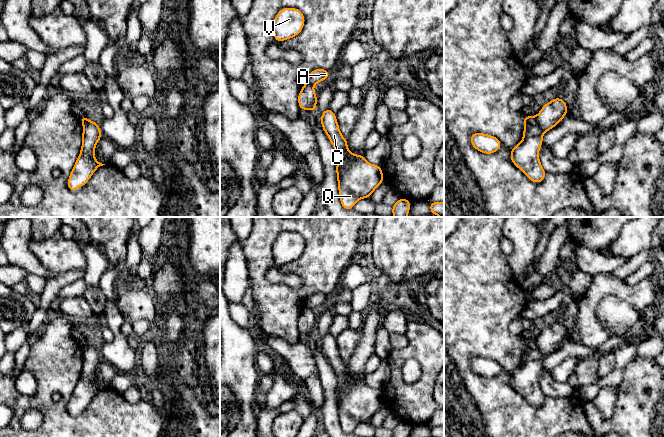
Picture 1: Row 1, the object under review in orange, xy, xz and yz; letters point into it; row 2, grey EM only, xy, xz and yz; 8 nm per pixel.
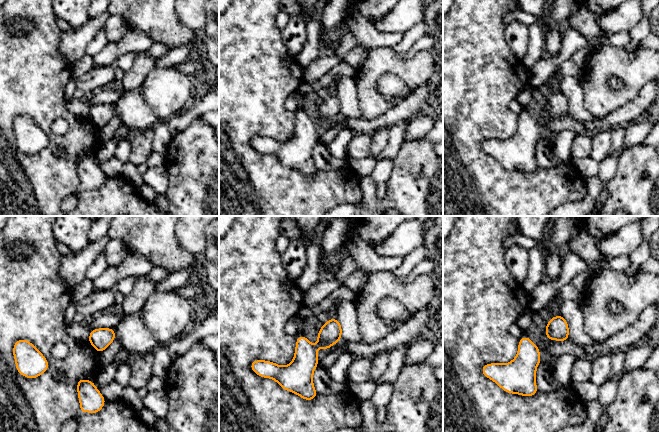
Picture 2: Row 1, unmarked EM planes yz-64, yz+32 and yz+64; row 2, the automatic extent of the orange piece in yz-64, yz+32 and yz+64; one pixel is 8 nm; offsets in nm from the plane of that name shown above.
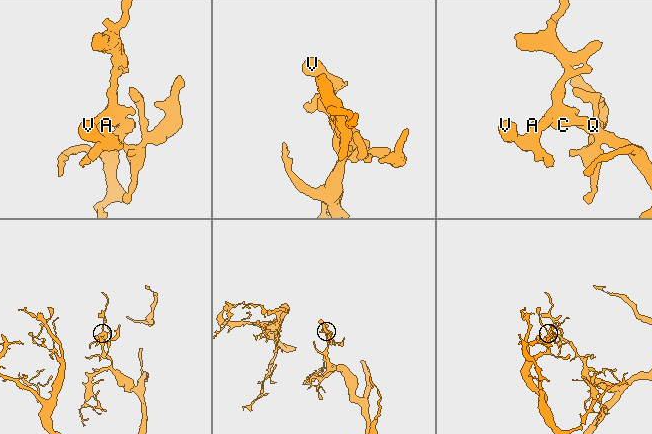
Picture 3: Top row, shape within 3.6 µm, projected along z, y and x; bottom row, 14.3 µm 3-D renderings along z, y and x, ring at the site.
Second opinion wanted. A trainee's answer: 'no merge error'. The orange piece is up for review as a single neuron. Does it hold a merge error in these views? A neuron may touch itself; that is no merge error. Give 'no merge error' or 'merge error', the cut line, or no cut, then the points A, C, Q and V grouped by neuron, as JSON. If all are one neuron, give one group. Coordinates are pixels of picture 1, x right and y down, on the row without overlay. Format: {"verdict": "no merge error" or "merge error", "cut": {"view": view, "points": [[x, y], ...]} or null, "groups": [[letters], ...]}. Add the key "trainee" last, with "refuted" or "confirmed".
{"verdict": "merge error", "cut": {"view": "yz", "points": [[535, 341], [538, 350], [543, 355]]}, "groups": [["A", "V"], ["C", "Q"]], "trainee": "refuted"}

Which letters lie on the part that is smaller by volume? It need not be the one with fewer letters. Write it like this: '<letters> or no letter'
A, V

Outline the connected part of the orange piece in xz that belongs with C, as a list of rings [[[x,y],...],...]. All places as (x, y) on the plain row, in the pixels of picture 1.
[[[330,332],[321,337],[321,350],[338,379],[336,397],[340,427],[346,434],[353,434],[359,423],[369,422],[383,407],[382,390],[366,385],[364,379],[351,377],[339,353],[336,337]]]

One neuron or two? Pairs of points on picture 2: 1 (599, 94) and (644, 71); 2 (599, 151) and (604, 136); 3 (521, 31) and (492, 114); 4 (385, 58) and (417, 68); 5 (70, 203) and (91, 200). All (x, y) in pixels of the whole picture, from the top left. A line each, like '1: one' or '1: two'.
1: one
2: one
3: two
4: one
5: two

